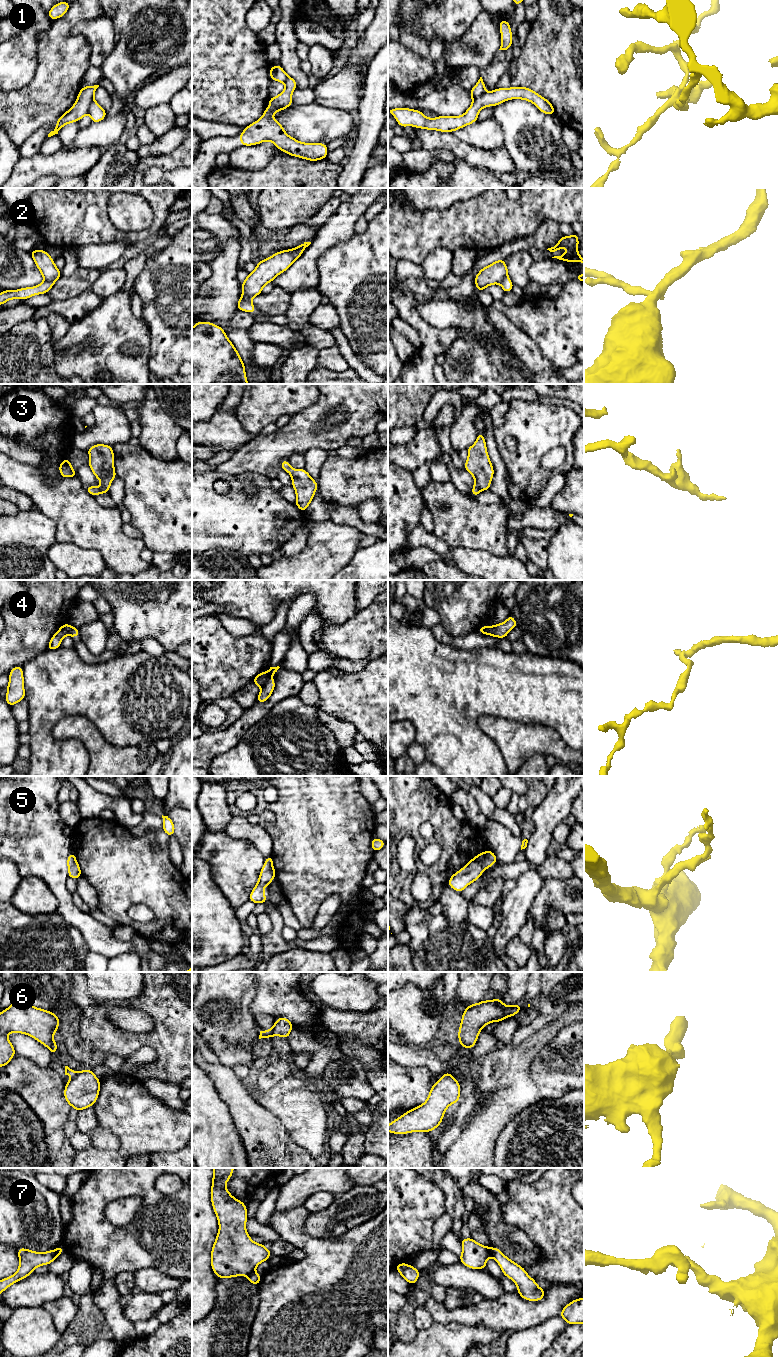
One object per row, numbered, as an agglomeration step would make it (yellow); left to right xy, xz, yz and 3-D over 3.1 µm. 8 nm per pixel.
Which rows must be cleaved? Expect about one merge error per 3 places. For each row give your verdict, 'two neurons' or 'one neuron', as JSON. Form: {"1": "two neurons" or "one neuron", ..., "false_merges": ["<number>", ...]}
{"1": "two neurons", "2": "two neurons", "3": "one neuron", "4": "two neurons", "5": "one neuron", "6": "two neurons", "7": "two neurons", "false_merges": ["1", "2", "4", "6", "7"]}

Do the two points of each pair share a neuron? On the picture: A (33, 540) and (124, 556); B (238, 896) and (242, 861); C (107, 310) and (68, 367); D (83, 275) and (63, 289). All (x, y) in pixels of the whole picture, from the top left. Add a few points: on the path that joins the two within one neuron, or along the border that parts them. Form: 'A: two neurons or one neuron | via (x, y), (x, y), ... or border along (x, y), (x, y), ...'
A: two neurons | border along (49, 518), (55, 522), (56, 541)
B: one neuron | via (238, 887), (238, 870)
C: one neuron | via (108, 330), (108, 349), (88, 364)
D: one neuron | via (78, 280), (68, 287)

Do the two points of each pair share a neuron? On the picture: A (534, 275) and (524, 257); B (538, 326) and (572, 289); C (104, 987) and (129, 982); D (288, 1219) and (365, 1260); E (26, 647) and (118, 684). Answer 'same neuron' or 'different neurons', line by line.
A: different neurons
B: same neuron
C: same neuron
D: same neuron
E: different neurons

